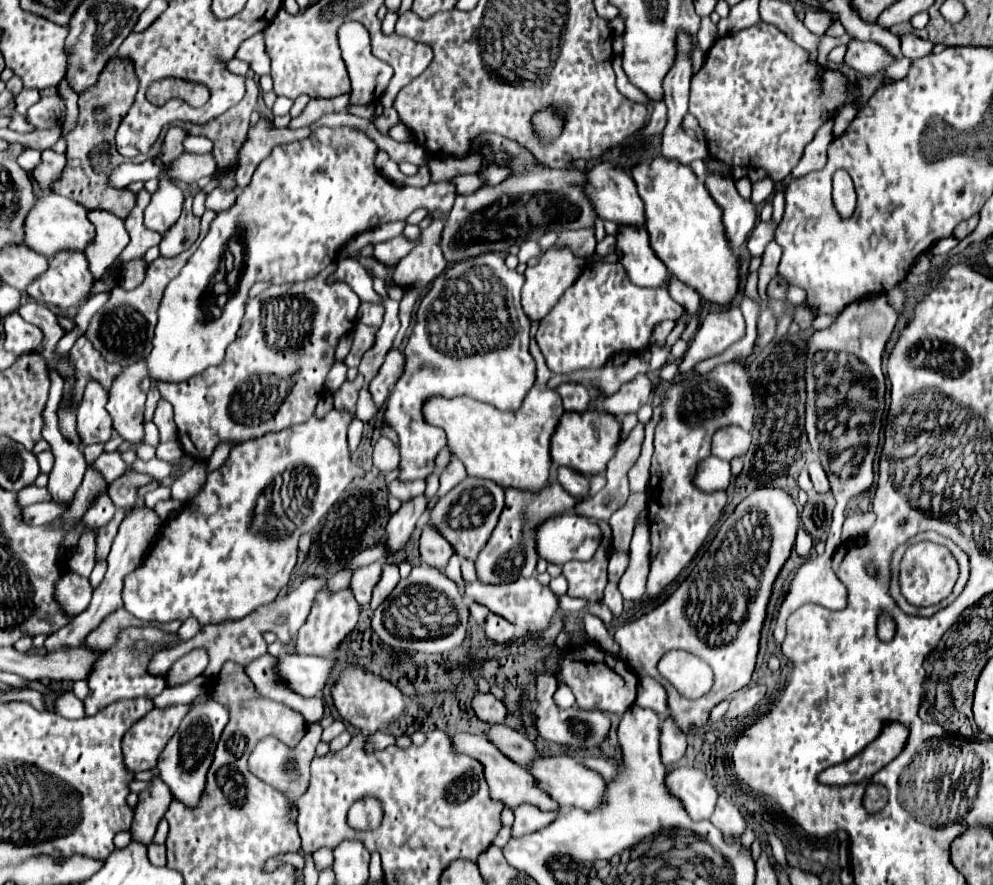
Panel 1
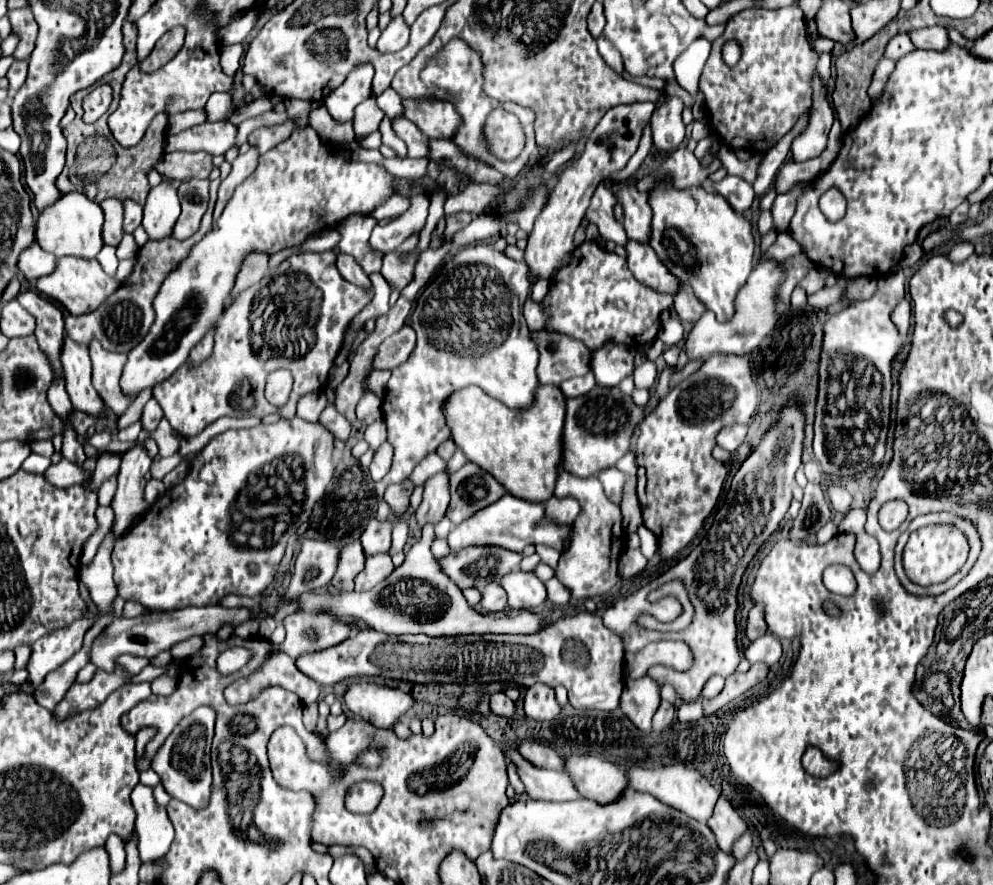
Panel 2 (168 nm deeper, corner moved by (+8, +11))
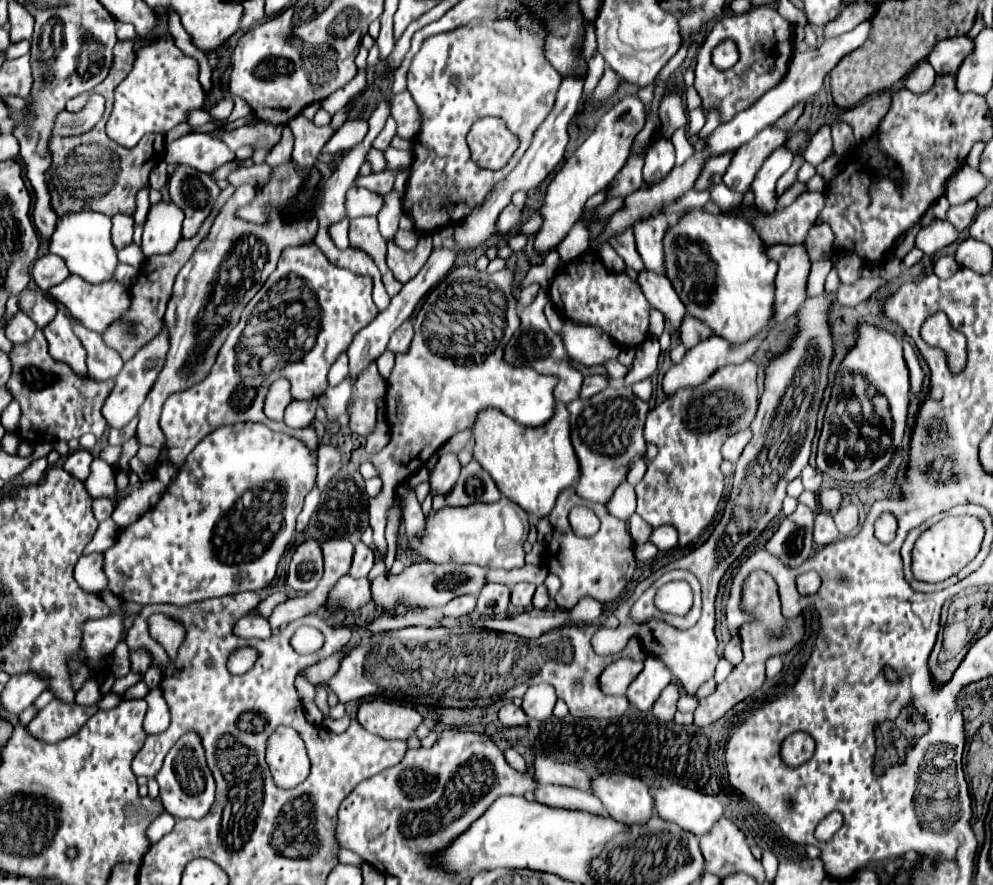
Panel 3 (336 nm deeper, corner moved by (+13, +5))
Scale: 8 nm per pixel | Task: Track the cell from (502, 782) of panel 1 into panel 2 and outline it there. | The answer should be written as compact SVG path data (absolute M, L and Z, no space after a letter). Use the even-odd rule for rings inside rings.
M505 749L505 757L517 767L517 775L525 785L525 793L535 801L575 801L579 793L571 785L571 779L563 771L549 771L531 765L517 749Z

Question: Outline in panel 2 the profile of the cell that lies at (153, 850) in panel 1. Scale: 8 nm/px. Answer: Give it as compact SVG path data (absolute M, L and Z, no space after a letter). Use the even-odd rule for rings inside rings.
M139 783L131 793L133 807L137 811L135 831L139 835L139 855L143 861L165 857L173 841L173 825L165 809L157 809L153 789Z

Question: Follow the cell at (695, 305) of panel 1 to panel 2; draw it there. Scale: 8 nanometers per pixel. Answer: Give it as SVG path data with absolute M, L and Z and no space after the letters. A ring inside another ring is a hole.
M679 285L677 289L679 293L673 295L675 301L675 311L681 317L681 321L689 321L695 323L701 315L703 315L703 303L695 297L695 293L691 293L691 289L687 285Z

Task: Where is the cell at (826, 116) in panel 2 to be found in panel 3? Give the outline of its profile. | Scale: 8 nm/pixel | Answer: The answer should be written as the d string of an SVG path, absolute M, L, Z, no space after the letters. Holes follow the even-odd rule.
M824 125L812 135L812 139L804 151L804 157L808 163L820 165L830 153L832 153L832 135L830 135L830 127Z

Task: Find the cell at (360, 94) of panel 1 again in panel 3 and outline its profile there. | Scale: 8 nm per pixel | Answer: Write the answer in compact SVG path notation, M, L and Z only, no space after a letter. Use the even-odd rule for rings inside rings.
M348 107L340 109L338 113L332 115L332 123L326 127L307 127L307 119L302 114L290 121L290 129L296 137L292 159L294 159L294 167L298 173L314 167L314 163L318 161L320 149L338 131L338 127L344 125L344 121L348 119L348 113L350 113Z

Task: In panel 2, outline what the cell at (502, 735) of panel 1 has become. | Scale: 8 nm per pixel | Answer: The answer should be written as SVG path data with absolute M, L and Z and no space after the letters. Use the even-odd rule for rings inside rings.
M519 739L517 745L519 745L519 753L533 765L543 769L563 769L563 759L549 745L529 739Z

